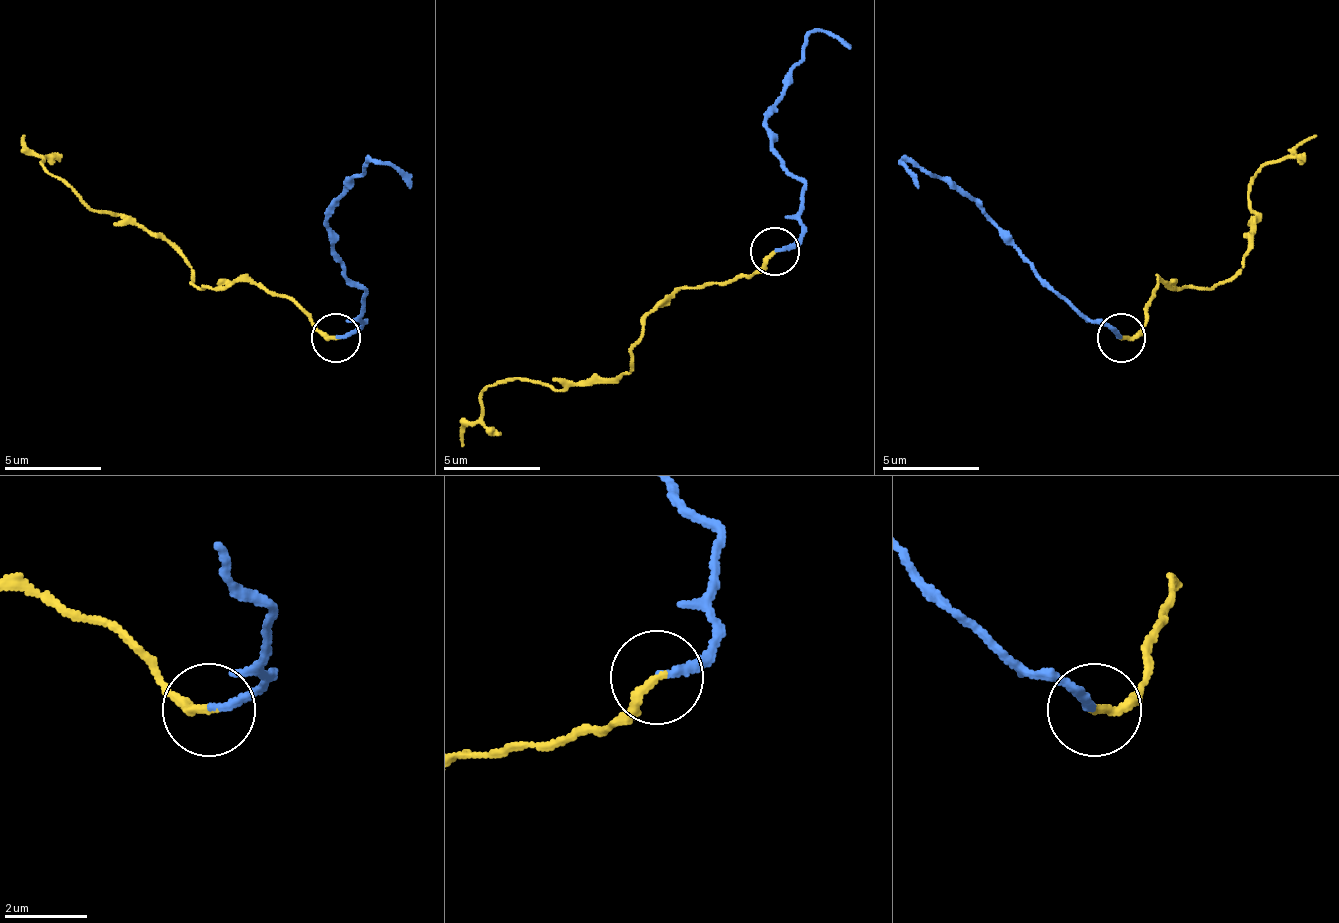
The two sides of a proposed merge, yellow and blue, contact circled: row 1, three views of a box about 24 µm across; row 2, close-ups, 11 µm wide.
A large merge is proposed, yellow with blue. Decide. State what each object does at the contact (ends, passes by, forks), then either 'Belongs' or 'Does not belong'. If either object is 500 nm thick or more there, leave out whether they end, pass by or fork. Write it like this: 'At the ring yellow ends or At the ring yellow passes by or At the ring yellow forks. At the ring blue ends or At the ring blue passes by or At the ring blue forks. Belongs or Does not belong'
At the ring yellow ends. At the ring blue ends. Does not belong

